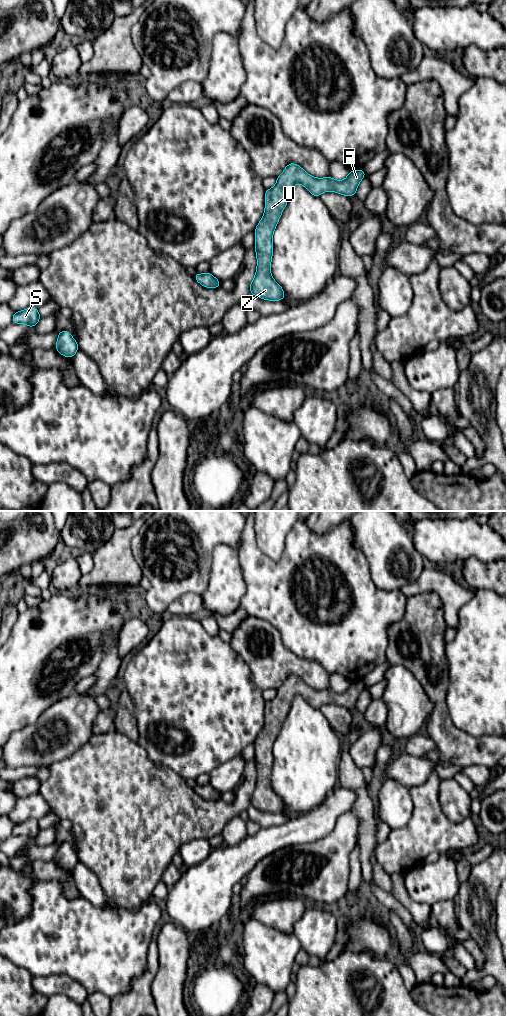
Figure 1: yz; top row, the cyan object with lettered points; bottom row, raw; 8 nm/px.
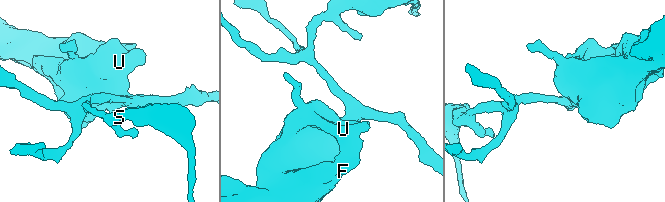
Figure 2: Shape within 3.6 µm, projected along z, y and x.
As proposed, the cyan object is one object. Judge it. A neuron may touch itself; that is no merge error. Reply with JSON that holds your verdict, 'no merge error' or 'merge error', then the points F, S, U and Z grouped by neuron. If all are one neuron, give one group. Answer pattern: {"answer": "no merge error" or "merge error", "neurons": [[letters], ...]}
{"answer": "merge error", "neurons": [["F", "U", "Z"], ["S"]]}

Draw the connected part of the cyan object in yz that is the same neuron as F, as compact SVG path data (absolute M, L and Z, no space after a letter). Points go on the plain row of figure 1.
M287 676L284 683L276 690L275 698L265 703L265 723L254 742L257 780L249 799L250 806L270 813L286 811L283 800L272 790L270 781L273 768L273 744L287 717L292 700L300 695L315 709L320 709L325 703L351 709L356 706L357 699L365 688L364 681L359 681L350 682L347 690L342 693L337 693L331 688L315 690L298 676Z

